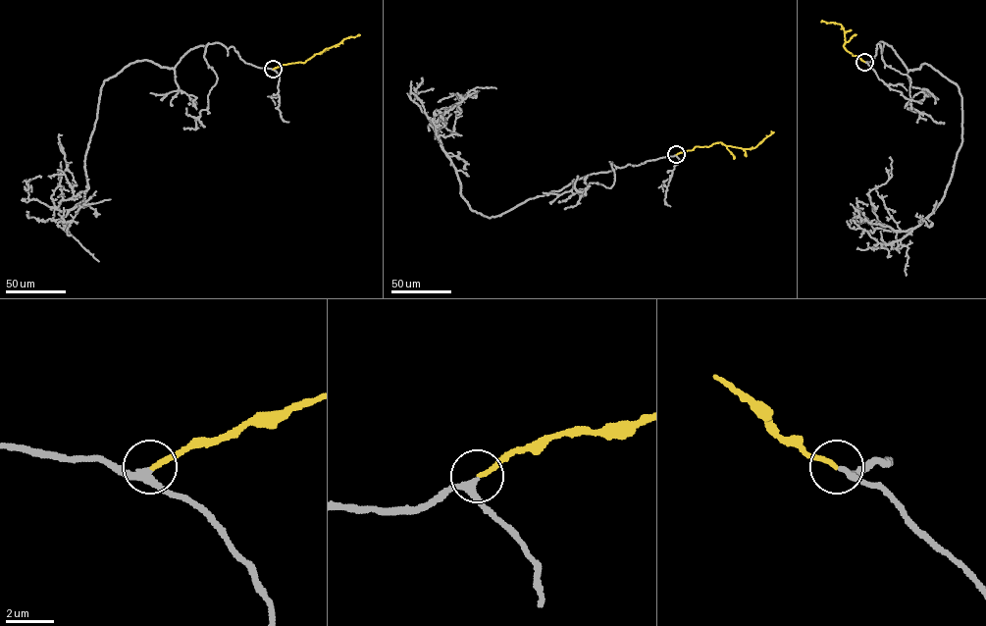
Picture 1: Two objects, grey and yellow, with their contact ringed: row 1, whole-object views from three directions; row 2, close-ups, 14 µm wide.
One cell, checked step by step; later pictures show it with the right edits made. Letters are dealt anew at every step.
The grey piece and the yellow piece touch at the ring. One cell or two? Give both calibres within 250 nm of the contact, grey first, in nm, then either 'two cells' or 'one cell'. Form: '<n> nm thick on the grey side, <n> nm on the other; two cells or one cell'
240 nm thick on the grey side, 180 nm on the other; one cell

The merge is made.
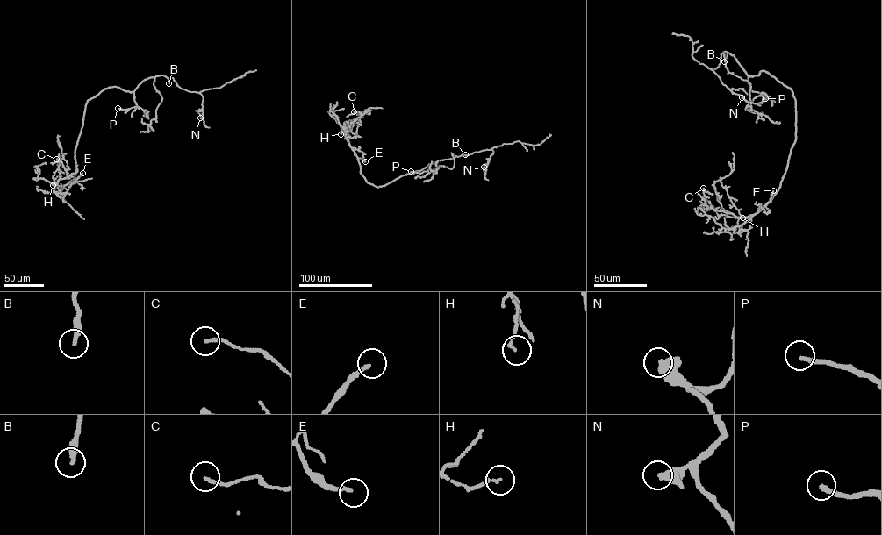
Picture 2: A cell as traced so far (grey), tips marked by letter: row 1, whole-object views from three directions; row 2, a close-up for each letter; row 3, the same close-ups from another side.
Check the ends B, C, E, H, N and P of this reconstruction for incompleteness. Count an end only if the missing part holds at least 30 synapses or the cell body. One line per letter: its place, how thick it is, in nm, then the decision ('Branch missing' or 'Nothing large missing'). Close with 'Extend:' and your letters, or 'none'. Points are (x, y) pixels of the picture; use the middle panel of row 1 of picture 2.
B: Place: (465, 154). Thickness 320 nm. Branch missing
C: Place: (354, 111). Thickness 160 nm. Nothing large missing
E: Place: (365, 161). Thickness 180 nm. Branch missing
H: Place: (340, 134). Thickness 110 nm. Nothing large missing
N: Place: (484, 167). Thickness 400 nm. Nothing large missing
P: Place: (411, 171). Thickness 220 nm. Branch missing
Extend: B, E, P

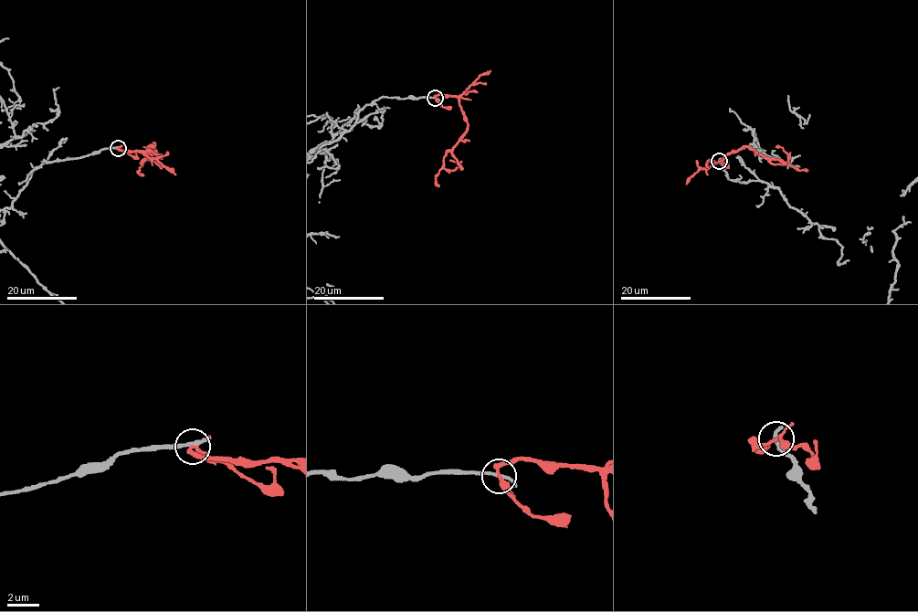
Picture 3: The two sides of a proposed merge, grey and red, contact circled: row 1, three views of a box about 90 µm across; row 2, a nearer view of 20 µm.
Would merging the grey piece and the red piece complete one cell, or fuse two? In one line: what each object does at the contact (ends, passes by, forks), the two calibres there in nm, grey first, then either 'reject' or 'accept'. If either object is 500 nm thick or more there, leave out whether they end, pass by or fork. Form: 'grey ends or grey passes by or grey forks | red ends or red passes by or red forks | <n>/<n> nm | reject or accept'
grey ends | red forks | 280/240 nm | reject

